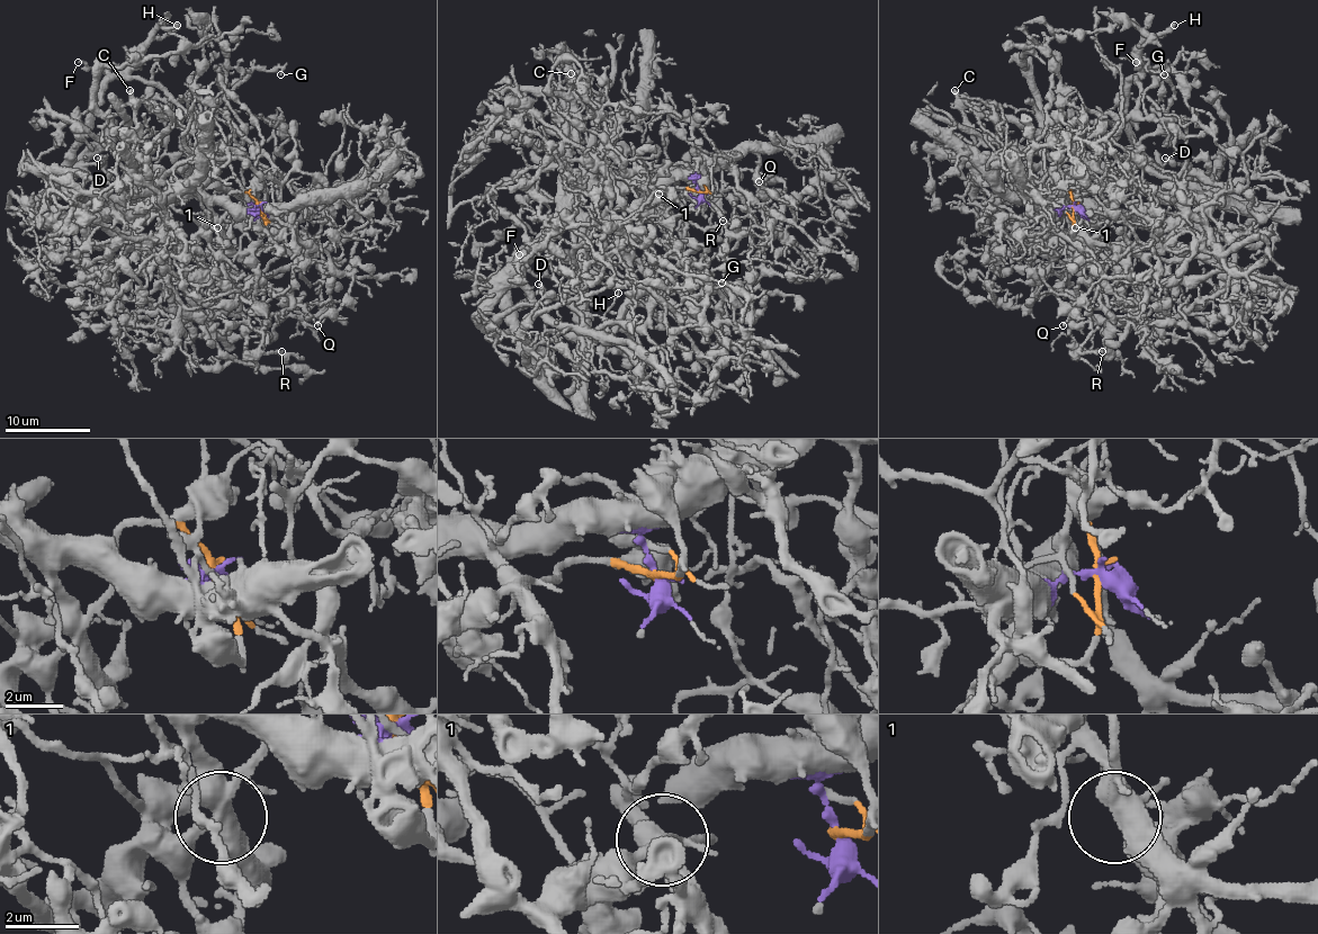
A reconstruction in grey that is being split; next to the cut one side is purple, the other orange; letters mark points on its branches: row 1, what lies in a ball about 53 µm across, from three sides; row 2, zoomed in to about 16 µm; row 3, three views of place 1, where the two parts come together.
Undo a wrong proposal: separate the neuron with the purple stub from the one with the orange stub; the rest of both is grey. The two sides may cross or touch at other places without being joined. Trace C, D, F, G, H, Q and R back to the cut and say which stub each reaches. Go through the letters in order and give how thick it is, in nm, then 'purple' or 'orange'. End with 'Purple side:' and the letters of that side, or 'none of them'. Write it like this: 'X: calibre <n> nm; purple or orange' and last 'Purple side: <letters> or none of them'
C: calibre 400 nm; purple
D: calibre 240 nm; purple
F: calibre 170 nm; orange
G: calibre 100 nm; orange
H: calibre 380 nm; orange
Q: calibre 140 nm; purple
R: calibre 80 nm; purple
Purple side: C, D, Q, R

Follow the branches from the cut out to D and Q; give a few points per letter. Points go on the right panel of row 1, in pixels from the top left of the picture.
D: (1073, 207), (1060, 210), (1067, 198), (1086, 217), (1190, 222), (1201, 196), (1194, 174), (1165, 158)
Q: (1073, 207), (1054, 210), (1043, 224), (1094, 258), (1101, 277), (1063, 325)

